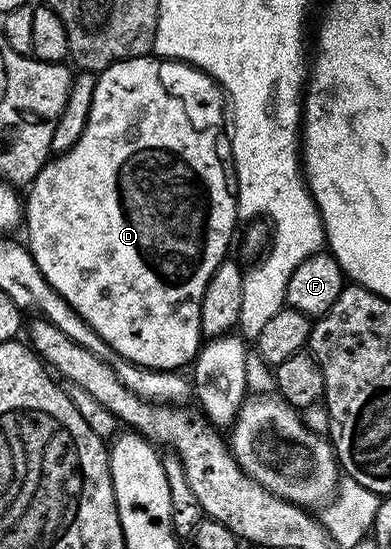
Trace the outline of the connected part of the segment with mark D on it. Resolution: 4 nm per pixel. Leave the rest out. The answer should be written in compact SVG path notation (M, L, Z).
M149 54L149 55L146 55L146 56L135 56L135 57L134 57L134 58L130 58L130 59L129 59L129 60L119 60L119 61L118 61L118 62L114 62L114 63L113 63L113 64L111 64L111 66L110 66L110 67L108 67L108 68L103 68L103 69L102 69L102 70L101 70L101 72L99 72L99 73L98 73L98 75L97 75L97 77L96 77L96 85L95 85L95 86L94 86L94 102L90 102L90 114L89 114L89 115L88 115L88 121L87 121L87 122L86 122L86 128L85 128L85 129L84 129L84 130L82 130L82 138L78 138L78 142L74 142L74 146L70 146L70 150L66 150L66 151L65 151L65 152L62 152L62 153L59 153L59 154L56 154L56 155L53 155L53 156L52 156L52 157L51 157L51 158L49 158L49 159L48 159L48 161L46 161L46 163L44 163L44 165L43 165L43 166L42 166L42 168L41 168L41 170L40 170L40 172L39 172L39 174L37 174L37 176L36 176L36 177L34 177L34 179L32 179L32 182L31 182L31 185L30 185L30 187L29 187L29 188L28 188L28 189L27 189L27 192L28 192L28 191L29 191L29 192L28 192L28 200L27 200L27 196L26 196L26 203L25 203L25 204L24 204L24 205L23 205L23 208L22 208L22 220L23 220L23 223L24 223L24 224L25 224L25 225L26 225L26 224L27 224L27 223L28 223L28 240L27 240L27 239L26 239L26 247L27 247L27 249L28 249L28 251L29 251L29 252L31 252L31 253L32 253L32 257L33 257L33 258L34 258L34 262L35 262L35 263L36 263L36 265L37 265L37 266L38 266L38 270L42 270L42 274L43 274L43 275L44 275L44 277L45 277L45 278L46 278L46 282L47 282L47 283L48 283L48 285L50 285L50 286L51 286L51 288L52 288L52 289L54 289L54 291L56 291L56 292L57 292L57 294L58 294L58 295L59 295L59 296L60 296L60 297L62 297L62 299L63 299L63 300L64 300L64 301L66 301L66 302L67 302L67 304L69 304L69 305L70 305L70 306L71 306L71 308L73 308L73 309L74 309L74 311L76 311L76 313L77 313L77 314L79 314L79 315L80 315L80 316L81 316L81 317L82 317L82 318L83 318L83 319L84 319L84 320L85 320L85 321L86 321L86 322L87 322L87 323L88 323L88 325L90 325L90 327L92 327L92 329L94 329L94 330L95 330L95 331L96 331L96 333L98 333L98 335L99 335L99 336L101 336L101 338L103 338L103 339L104 339L104 341L106 341L106 342L107 342L107 343L108 343L108 344L109 344L109 345L110 345L110 346L111 346L111 347L112 347L112 350L113 350L113 353L116 353L116 354L117 354L117 355L119 355L119 356L121 356L121 357L123 357L123 359L124 359L124 360L129 360L129 361L131 361L131 363L132 363L132 364L141 364L141 366L143 366L143 367L144 367L144 368L157 368L157 369L158 369L158 370L162 370L162 371L163 371L163 372L170 372L170 371L173 371L173 370L180 370L180 369L183 369L183 368L184 368L184 367L185 367L185 366L188 366L188 365L191 365L191 364L192 364L192 363L193 363L193 361L195 361L195 358L196 358L196 353L197 353L197 352L199 352L199 351L200 351L200 349L201 349L201 347L202 347L202 333L201 333L201 331L200 331L200 311L201 311L201 310L202 310L202 294L206 294L206 282L210 282L210 278L211 278L211 277L212 277L212 275L213 275L213 274L214 274L214 270L218 270L218 266L219 266L219 265L220 265L220 263L222 263L222 262L223 262L223 261L224 261L224 260L225 260L225 259L226 259L226 257L227 257L227 256L228 256L228 255L229 255L229 252L228 252L228 247L230 247L230 246L231 246L231 244L232 244L232 231L234 231L234 230L235 230L235 228L236 228L236 220L237 220L237 221L238 221L238 205L237 205L237 202L236 202L236 198L235 198L235 195L234 195L234 188L233 188L233 185L232 185L232 184L231 184L231 183L230 183L230 172L229 172L229 169L228 169L228 172L227 172L227 170L226 170L226 169L224 169L224 160L223 160L223 158L222 158L222 157L220 157L220 151L222 151L222 150L223 150L223 148L224 148L224 151L225 151L225 148L226 148L226 144L225 144L225 140L226 140L226 132L225 132L225 129L224 129L224 132L223 132L223 130L222 130L222 129L220 129L220 128L219 128L219 126L218 126L218 125L216 125L216 124L207 124L207 122L206 122L206 121L204 121L204 120L192 120L192 112L191 112L191 110L190 110L190 109L188 109L188 104L216 104L216 103L218 103L218 102L219 102L219 100L222 100L222 89L221 89L221 87L220 87L220 85L219 85L219 84L217 84L217 83L216 83L216 81L215 81L215 80L213 80L213 79L212 79L212 77L211 77L211 76L209 76L209 75L208 75L208 73L207 73L207 72L204 72L204 71L202 71L202 69L200 69L200 68L193 68L193 67L192 67L192 65L191 65L191 64L185 64L185 63L183 63L183 62L176 62L176 63L173 63L173 64L172 64L172 65L171 65L171 67L172 67L172 72L171 72L171 70L170 70L170 69L168 69L168 68L163 68L163 66L162 66L162 65L160 65L160 64L159 64L159 63L160 63L160 64L163 64L163 63L161 63L161 61L160 61L160 60L159 60L159 59L157 59L157 57L156 57L156 56L155 56L155 55L152 55L152 54Z

